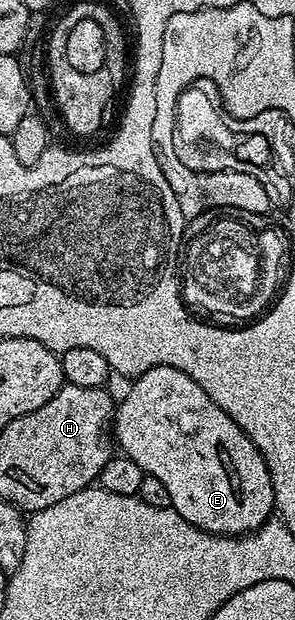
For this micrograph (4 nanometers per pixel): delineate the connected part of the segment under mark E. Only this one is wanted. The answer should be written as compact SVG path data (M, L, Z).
M155 365L150 371L140 374L129 385L132 386L129 387L128 394L121 401L119 398L114 409L115 444L123 456L134 459L134 463L138 463L138 467L142 467L145 475L161 481L170 495L171 509L175 513L182 515L182 519L186 519L186 523L207 533L216 533L219 537L239 537L246 533L252 533L270 520L276 507L276 500L274 499L274 487L270 483L270 471L266 467L266 459L262 459L262 455L254 447L252 440L242 431L242 427L238 427L238 423L234 423L234 419L230 419L230 415L226 415L226 411L222 411L222 407L215 405L210 399L210 395L206 395L206 391L202 391L202 387L198 387L198 383L194 383L194 379L190 379L190 375L186 375L186 371L178 371L178 367L169 365Z

